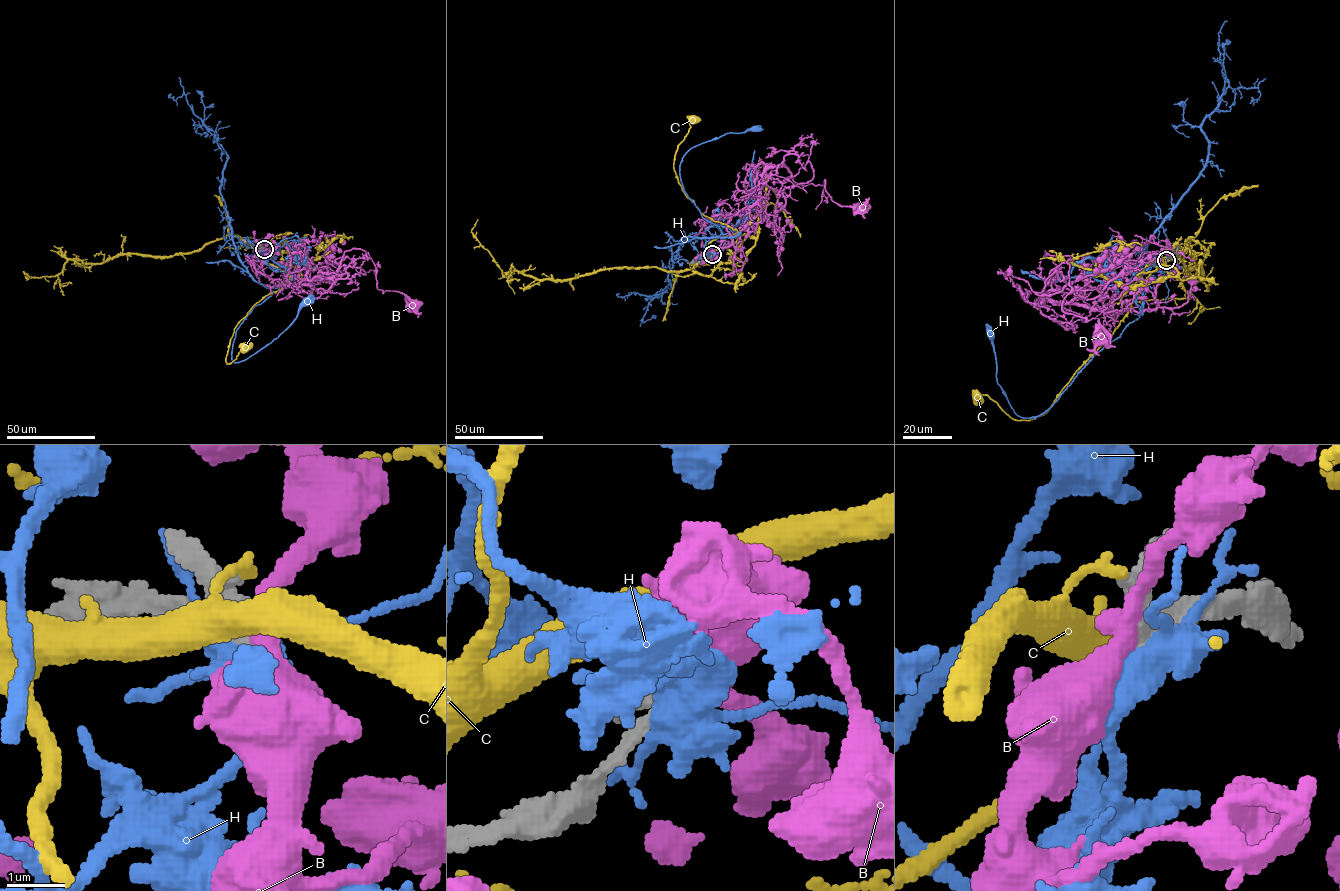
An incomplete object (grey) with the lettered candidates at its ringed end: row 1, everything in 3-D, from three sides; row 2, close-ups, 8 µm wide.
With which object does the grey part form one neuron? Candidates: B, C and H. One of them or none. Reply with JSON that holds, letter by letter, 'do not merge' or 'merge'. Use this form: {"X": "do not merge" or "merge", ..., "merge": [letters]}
{"B": "do not merge", "C": "do not merge", "H": "do not merge", "merge": []}

